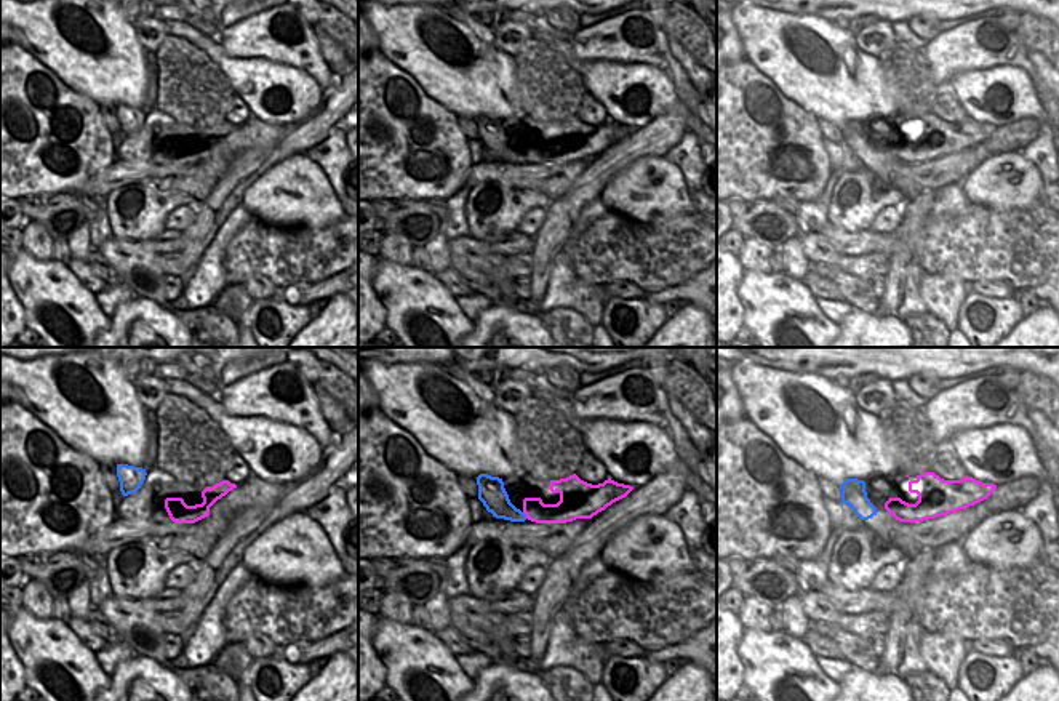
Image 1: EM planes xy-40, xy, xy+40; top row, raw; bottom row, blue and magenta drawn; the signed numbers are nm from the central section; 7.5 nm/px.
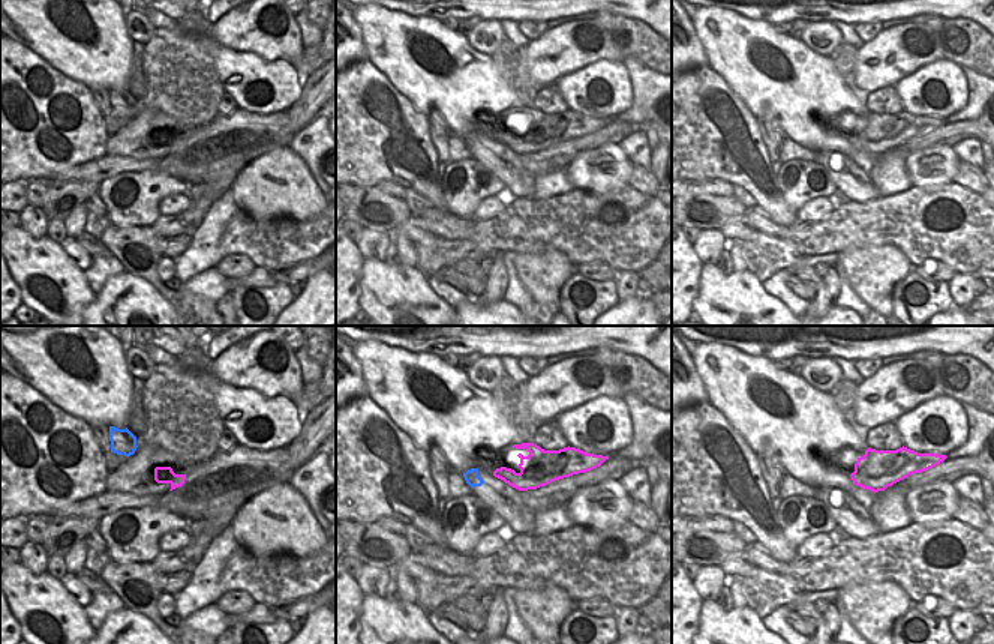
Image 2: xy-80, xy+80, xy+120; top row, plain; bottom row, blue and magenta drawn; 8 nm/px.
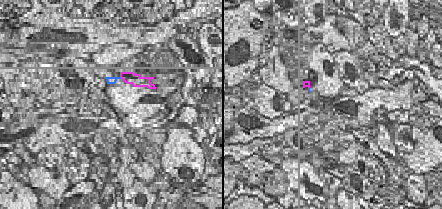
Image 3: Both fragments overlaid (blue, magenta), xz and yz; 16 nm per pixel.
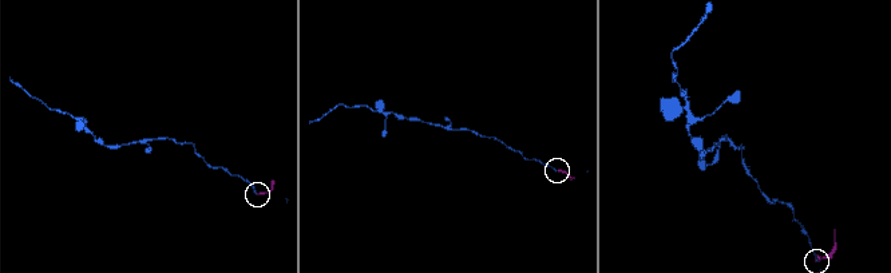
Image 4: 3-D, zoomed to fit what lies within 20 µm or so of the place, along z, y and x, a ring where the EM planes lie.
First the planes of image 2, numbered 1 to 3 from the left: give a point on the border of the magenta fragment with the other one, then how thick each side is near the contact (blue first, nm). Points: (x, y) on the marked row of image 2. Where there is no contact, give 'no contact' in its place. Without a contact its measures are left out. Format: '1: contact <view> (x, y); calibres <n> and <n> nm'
1: no contact
2: no contact
3: no contact

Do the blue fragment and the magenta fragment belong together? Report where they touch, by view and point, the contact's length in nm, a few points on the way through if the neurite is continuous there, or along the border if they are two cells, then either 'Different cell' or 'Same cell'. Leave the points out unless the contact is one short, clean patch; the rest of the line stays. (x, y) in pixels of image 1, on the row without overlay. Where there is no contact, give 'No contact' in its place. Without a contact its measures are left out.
Touches blue at xy (525, 156). Shared border 70 nm. Boundary: xy (523, 152), (527, 159). Different cell.

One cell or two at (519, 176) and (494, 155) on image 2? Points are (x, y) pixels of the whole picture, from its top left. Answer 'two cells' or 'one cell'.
one cell

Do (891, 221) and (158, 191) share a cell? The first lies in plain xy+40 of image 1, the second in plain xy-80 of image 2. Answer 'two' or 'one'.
two

